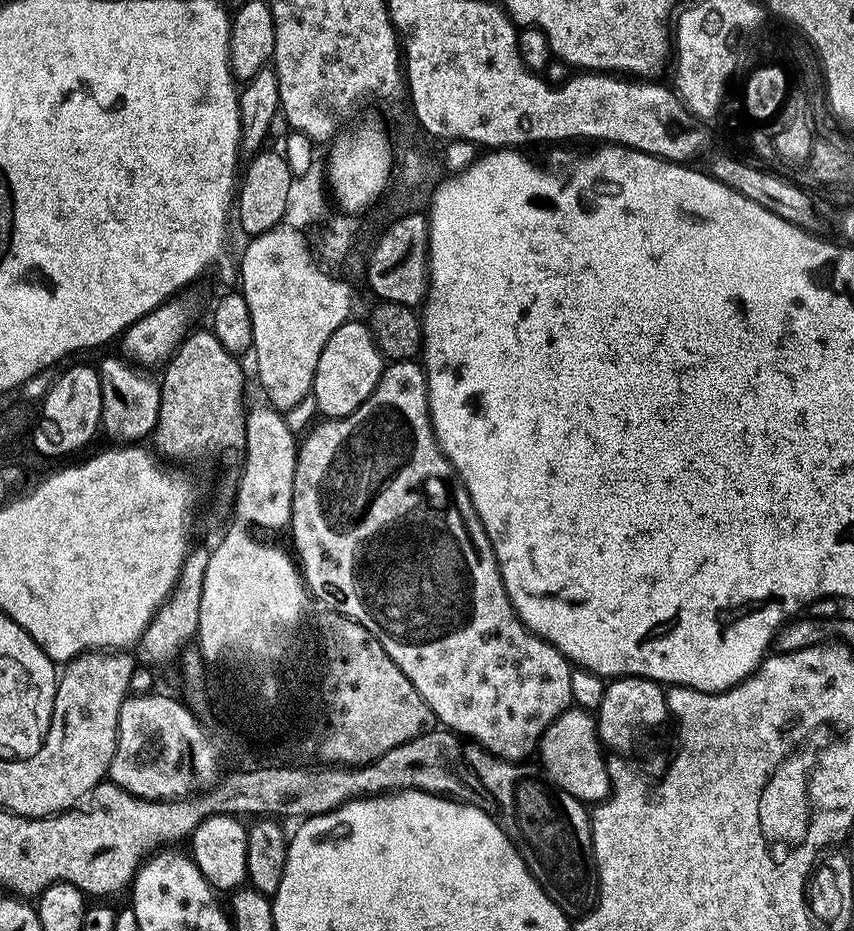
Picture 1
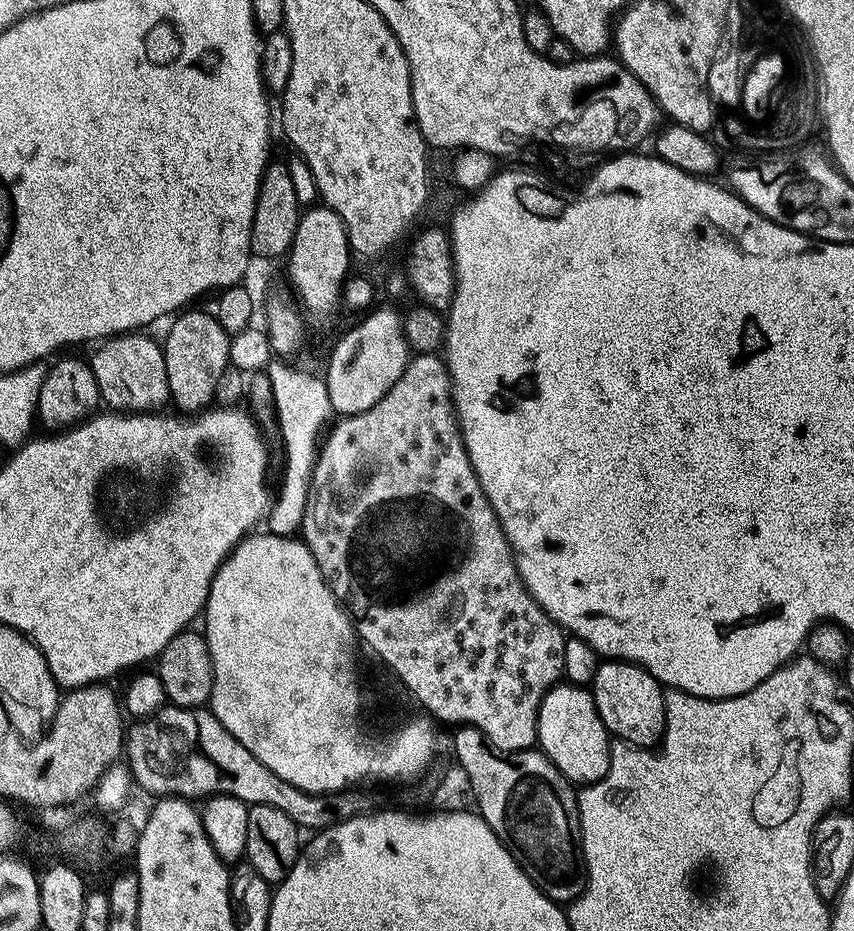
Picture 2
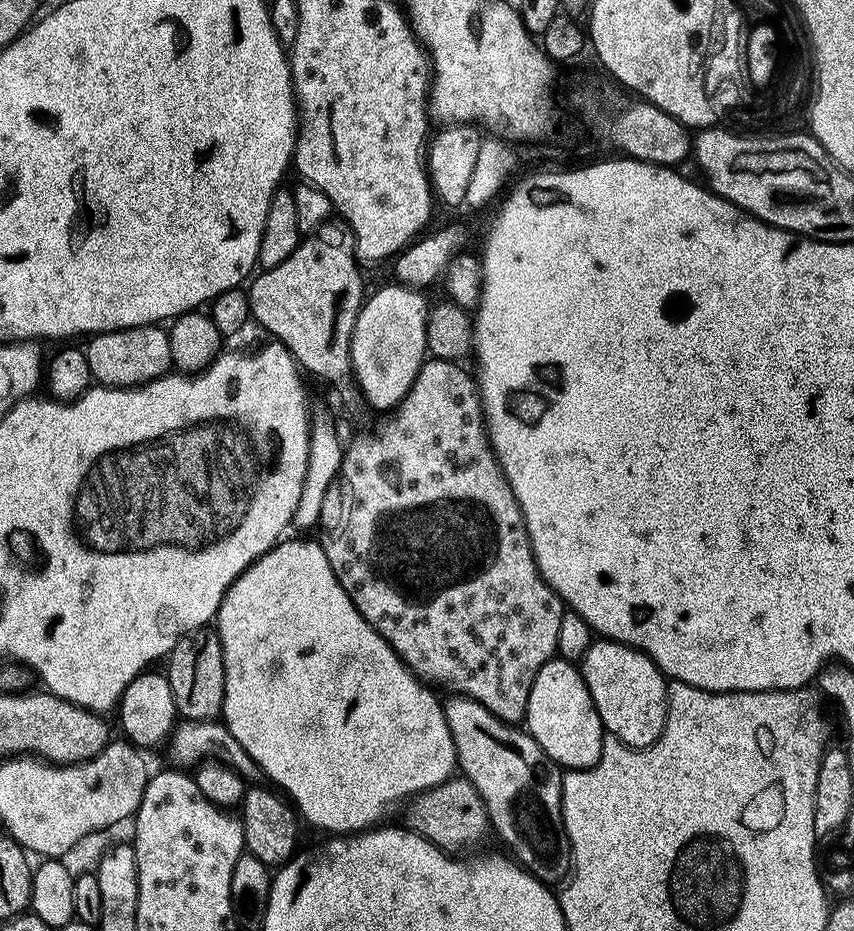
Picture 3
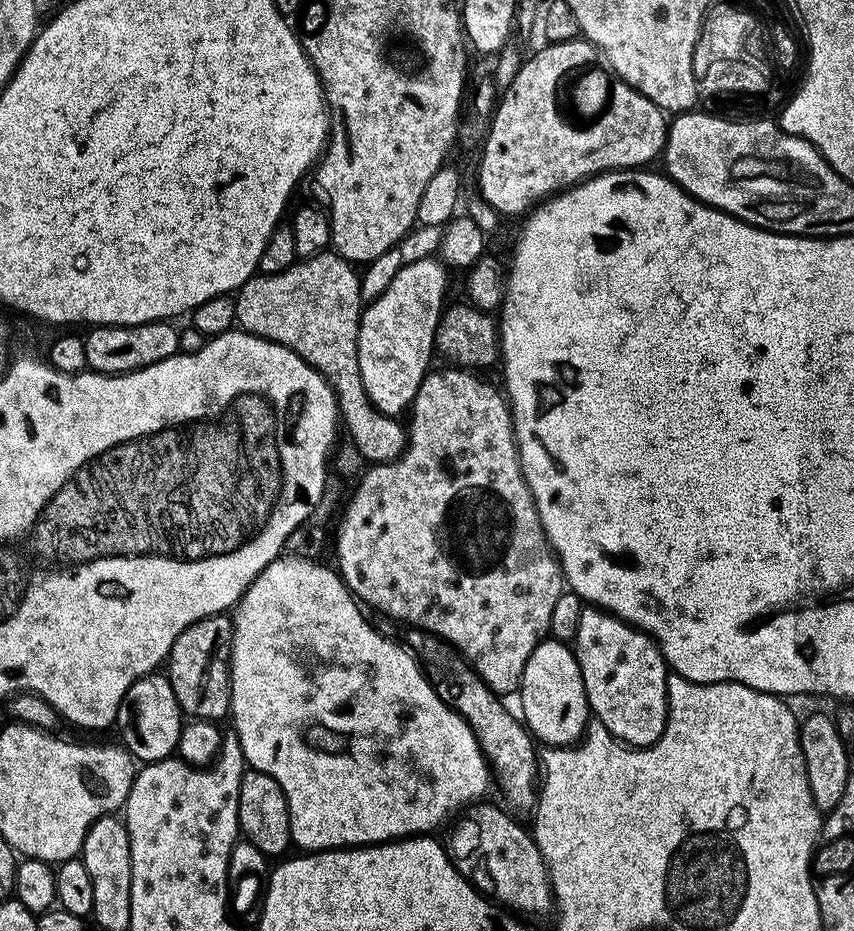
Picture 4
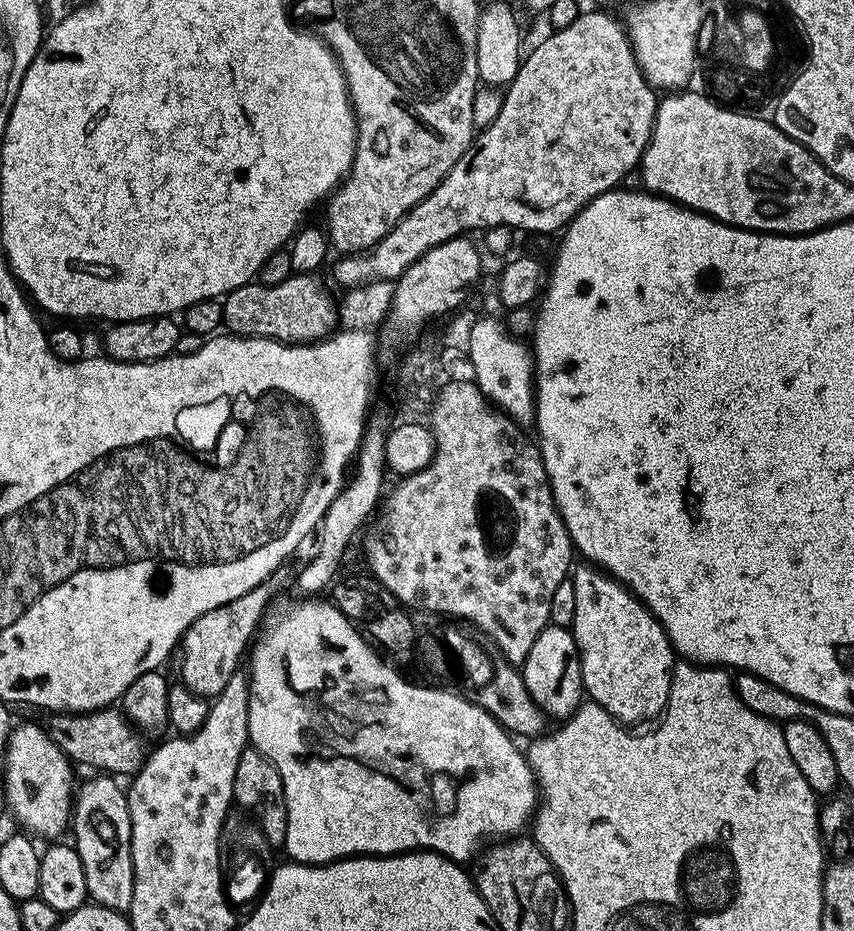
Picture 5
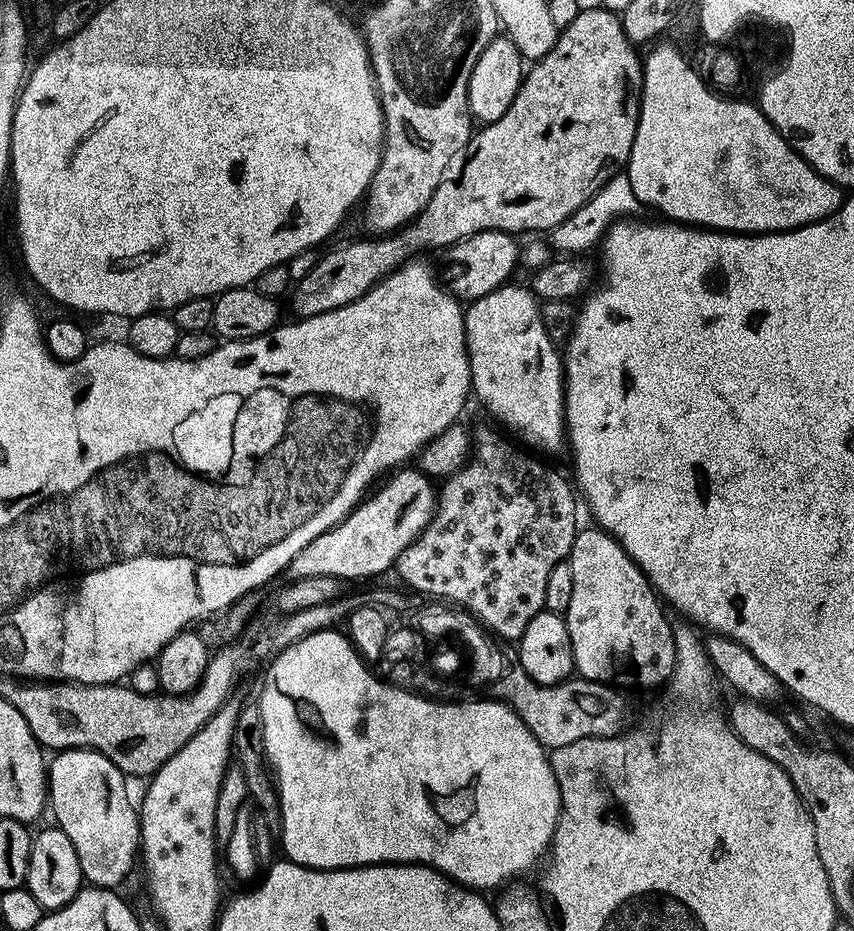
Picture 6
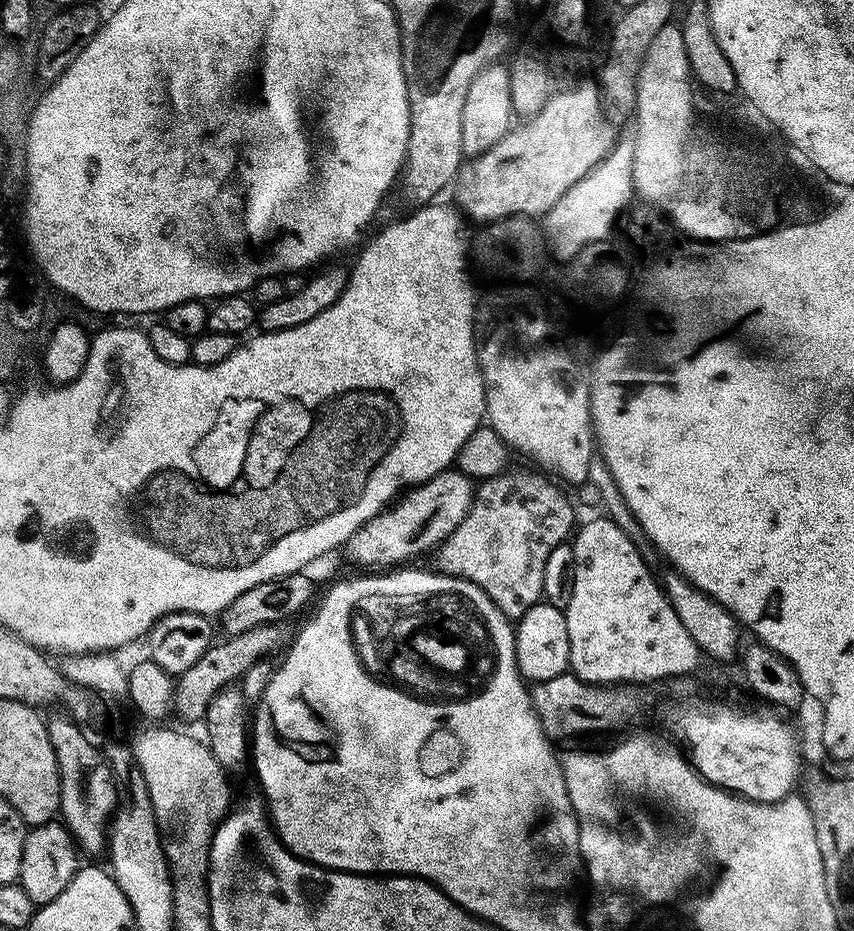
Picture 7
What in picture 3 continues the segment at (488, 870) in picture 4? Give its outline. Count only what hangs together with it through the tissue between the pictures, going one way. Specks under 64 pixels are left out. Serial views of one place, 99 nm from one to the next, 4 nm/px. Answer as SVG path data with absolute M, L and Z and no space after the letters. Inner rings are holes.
M463 778L442 782L436 788L428 788L411 797L403 809L403 823L411 831L429 840L435 848L449 854L460 854L463 848L476 848L490 836L488 811L474 786Z

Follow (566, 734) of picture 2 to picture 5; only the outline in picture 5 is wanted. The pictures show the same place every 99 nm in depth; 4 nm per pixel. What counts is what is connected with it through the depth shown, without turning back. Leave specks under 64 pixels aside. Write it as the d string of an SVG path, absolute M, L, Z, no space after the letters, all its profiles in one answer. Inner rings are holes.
M549 626L542 630L542 634L538 634L538 638L534 638L534 646L530 646L530 654L524 660L522 673L530 695L545 717L552 719L553 716L560 720L556 722L564 722L567 716L572 718L577 715L581 707L580 699L585 699L586 689L580 669L580 649L567 627Z

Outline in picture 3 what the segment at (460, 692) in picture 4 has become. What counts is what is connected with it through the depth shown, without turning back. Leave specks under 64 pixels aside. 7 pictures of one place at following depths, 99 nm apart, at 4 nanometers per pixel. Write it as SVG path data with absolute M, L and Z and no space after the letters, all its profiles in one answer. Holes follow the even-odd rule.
M452 694L447 698L449 700L443 701L444 717L450 726L450 738L454 738L456 763L463 779L470 781L474 790L478 790L488 811L491 831L500 835L501 842L509 848L507 851L524 871L548 886L555 885L555 880L563 881L572 866L572 847L564 832L561 769L552 763L542 746L538 746L536 739L523 727L508 724L502 718L490 714L482 702L469 696Z

